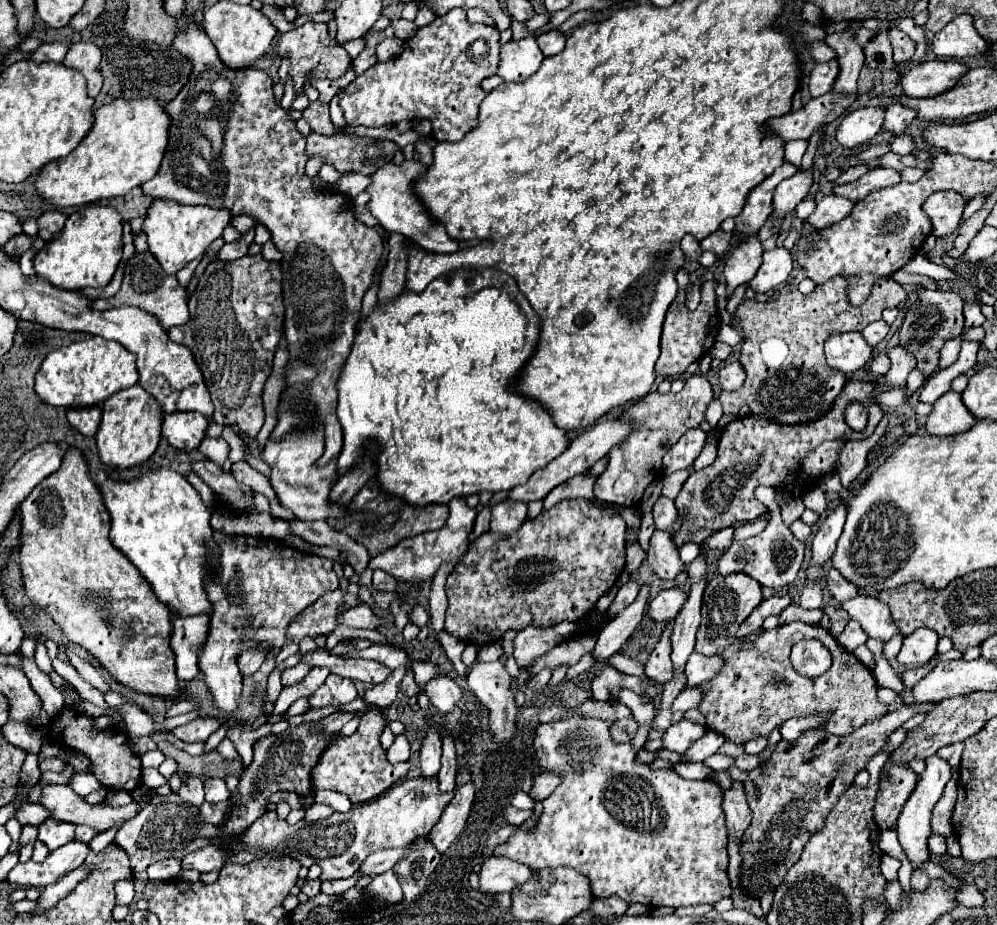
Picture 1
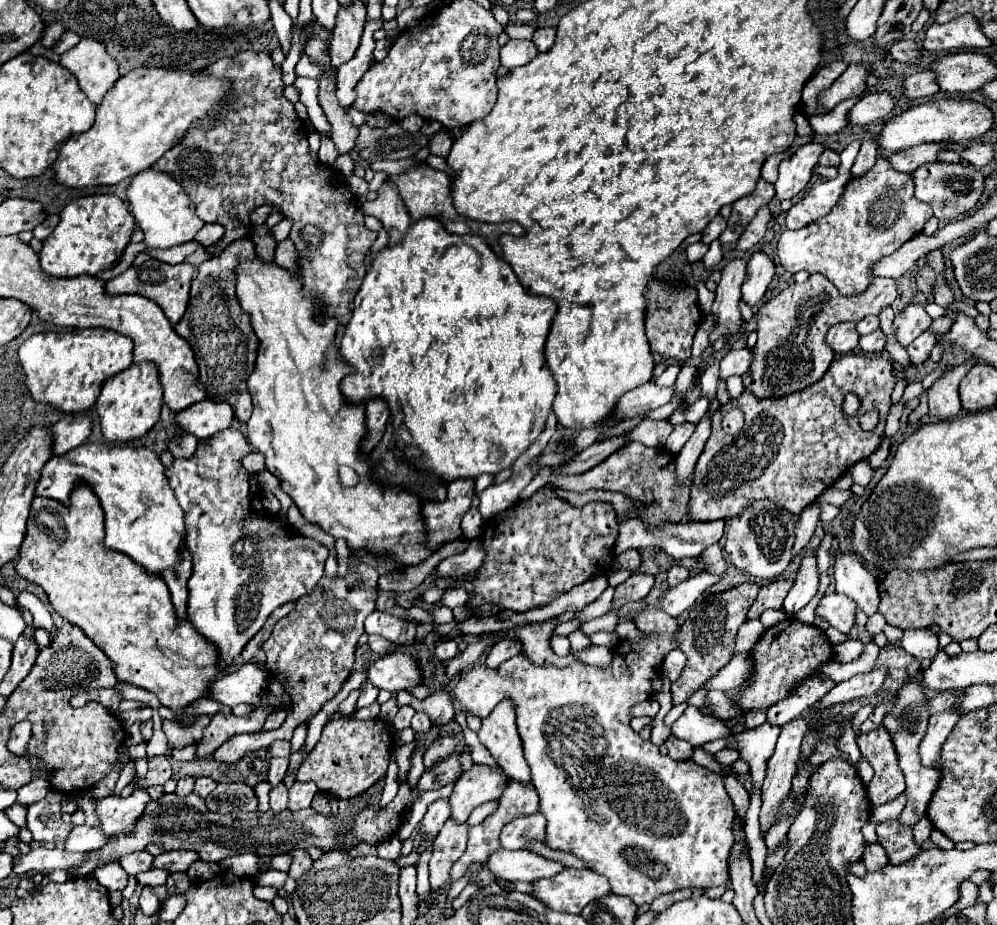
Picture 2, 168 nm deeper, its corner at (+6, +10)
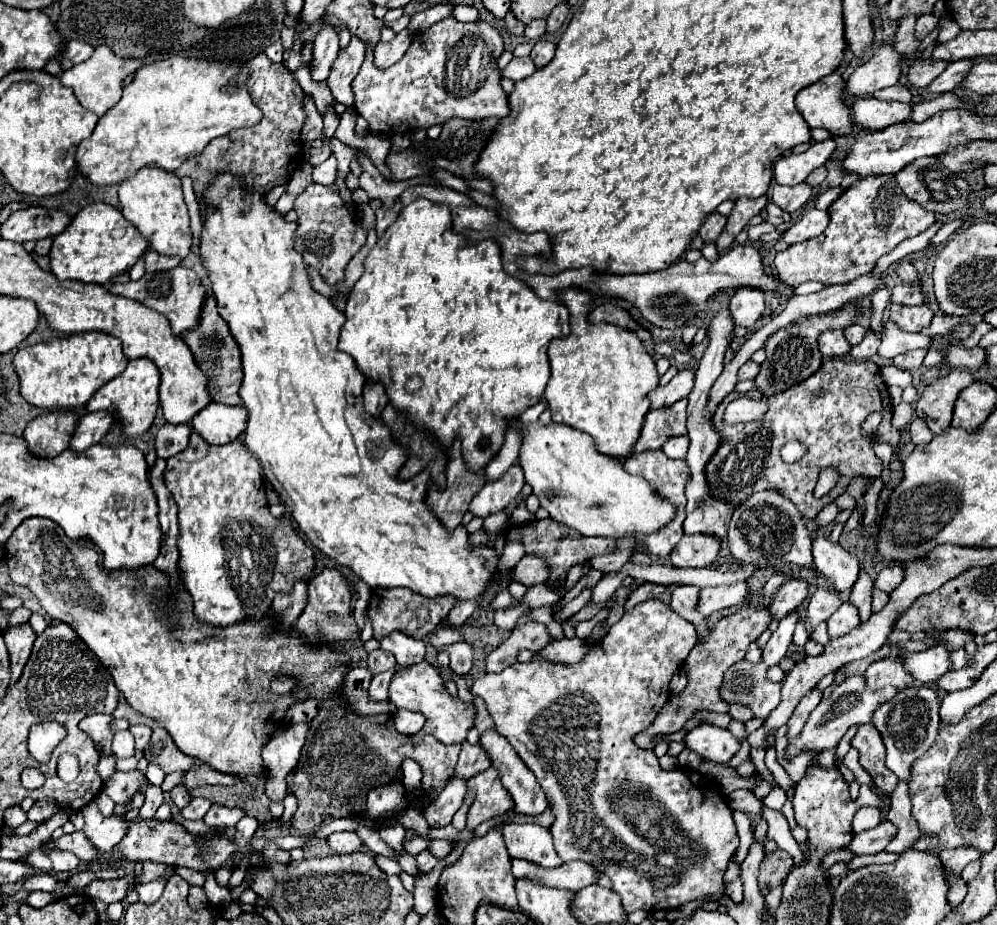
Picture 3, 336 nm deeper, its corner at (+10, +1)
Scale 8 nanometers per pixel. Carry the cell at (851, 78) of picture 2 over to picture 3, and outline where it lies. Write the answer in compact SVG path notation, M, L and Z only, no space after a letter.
M879 45L873 53L873 57L855 69L855 73L847 81L847 91L851 95L863 97L863 95L873 95L877 89L891 87L899 81L901 75L901 61L903 55L895 51L891 45Z

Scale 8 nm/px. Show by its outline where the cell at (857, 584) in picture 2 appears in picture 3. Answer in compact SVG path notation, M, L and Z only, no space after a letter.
M815 537L811 551L817 571L835 591L847 591L853 587L859 575L859 563L851 553L847 553L839 543L833 543L829 537Z

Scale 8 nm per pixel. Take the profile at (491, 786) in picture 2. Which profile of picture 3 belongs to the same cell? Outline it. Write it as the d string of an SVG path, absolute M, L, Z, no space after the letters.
M493 767L471 777L467 781L467 787L477 791L477 799L467 815L467 829L475 829L479 823L513 809L513 799L509 791L503 787L497 769Z

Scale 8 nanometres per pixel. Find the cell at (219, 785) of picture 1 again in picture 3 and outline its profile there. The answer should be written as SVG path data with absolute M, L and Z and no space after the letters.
M195 797L191 799L191 803L181 811L183 819L203 819L203 815L209 811L211 801L203 799L203 797Z

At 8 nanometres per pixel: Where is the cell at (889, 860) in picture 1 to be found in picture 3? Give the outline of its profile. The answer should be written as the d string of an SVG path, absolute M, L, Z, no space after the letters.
M861 807L853 819L853 831L861 833L865 829L877 827L881 823L881 813L877 807Z

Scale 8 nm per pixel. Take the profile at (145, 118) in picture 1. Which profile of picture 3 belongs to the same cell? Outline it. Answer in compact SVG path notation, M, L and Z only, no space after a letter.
M175 55L163 61L143 65L135 73L135 79L127 87L123 87L121 101L99 119L93 135L81 141L81 145L77 147L79 171L93 185L121 183L143 167L161 167L165 171L175 171L187 157L199 155L211 139L223 137L233 129L253 127L257 121L261 121L263 113L251 101L247 79L249 69L241 63L183 59Z

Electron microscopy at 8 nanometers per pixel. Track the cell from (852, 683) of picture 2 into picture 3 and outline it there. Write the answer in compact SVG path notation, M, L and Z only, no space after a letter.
M893 653L889 657L871 663L865 675L867 675L867 685L871 689L881 689L887 685L897 685L899 689L905 689L915 683L913 675L905 669L899 653Z

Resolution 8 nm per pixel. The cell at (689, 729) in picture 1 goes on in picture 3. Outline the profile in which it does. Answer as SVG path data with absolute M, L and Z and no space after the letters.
M701 725L687 733L685 745L703 759L727 763L739 751L741 741L733 737L727 729L715 725Z

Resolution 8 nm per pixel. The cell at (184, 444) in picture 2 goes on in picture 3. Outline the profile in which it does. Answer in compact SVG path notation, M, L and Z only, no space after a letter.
M165 423L155 435L157 457L169 459L169 457L181 453L187 447L187 443L189 443L189 433L191 433L191 429L187 425Z

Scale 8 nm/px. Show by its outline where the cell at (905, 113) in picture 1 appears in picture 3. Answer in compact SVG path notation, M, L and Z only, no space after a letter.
M961 59L957 63L949 63L947 69L933 81L933 85L927 87L927 91L931 95L943 95L943 93L951 91L953 87L957 87L969 75L971 67L973 67L971 59Z

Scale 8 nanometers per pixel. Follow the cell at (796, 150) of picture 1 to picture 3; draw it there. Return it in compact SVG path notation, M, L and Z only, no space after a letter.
M775 183L771 191L771 201L787 213L795 213L809 197L811 197L811 187L807 183L801 183L795 187L785 187Z

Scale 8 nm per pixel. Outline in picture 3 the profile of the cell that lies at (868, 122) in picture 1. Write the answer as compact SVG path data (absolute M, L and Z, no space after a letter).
M865 97L855 101L853 119L865 129L883 129L893 123L911 119L911 105L899 101L879 101L875 97Z

